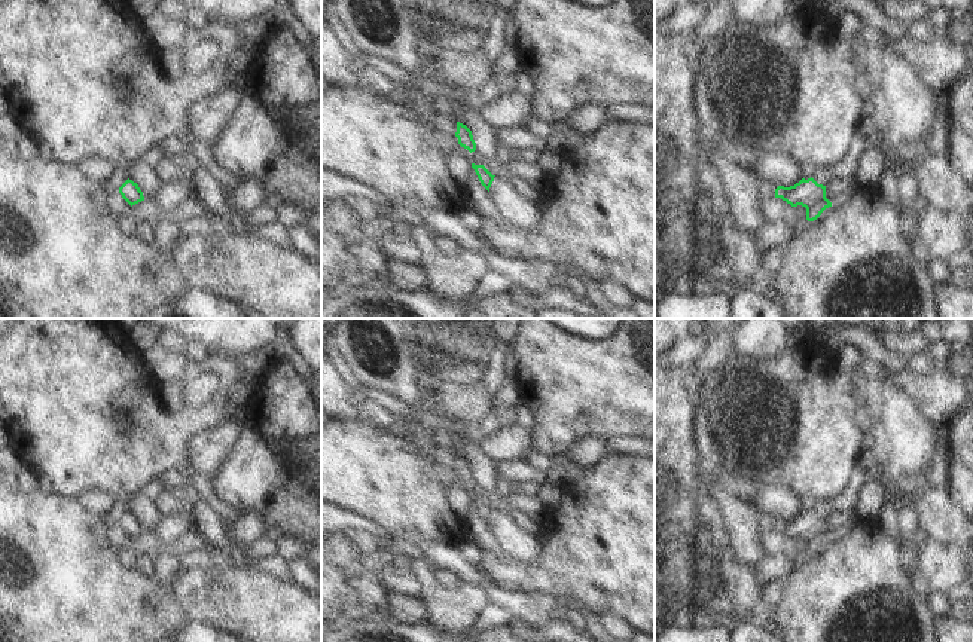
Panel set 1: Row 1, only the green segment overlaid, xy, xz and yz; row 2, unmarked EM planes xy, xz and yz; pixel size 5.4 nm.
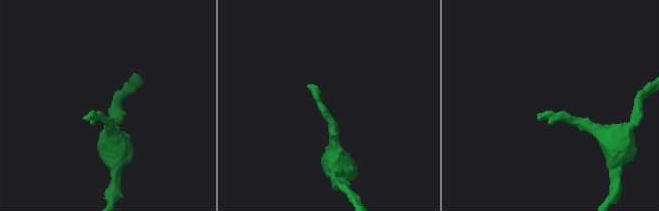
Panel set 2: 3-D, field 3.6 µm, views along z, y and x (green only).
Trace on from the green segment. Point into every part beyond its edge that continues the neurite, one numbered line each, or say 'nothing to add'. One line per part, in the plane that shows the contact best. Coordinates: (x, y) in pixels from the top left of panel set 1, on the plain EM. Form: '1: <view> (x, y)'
nothing to add

